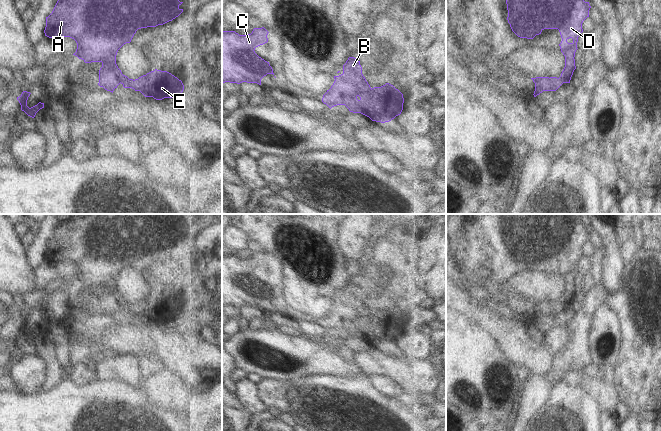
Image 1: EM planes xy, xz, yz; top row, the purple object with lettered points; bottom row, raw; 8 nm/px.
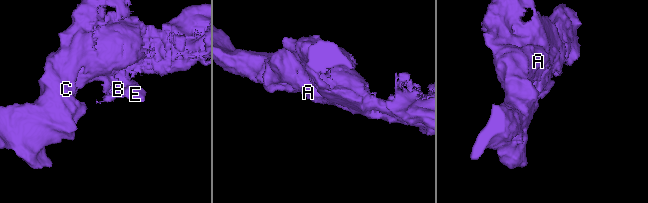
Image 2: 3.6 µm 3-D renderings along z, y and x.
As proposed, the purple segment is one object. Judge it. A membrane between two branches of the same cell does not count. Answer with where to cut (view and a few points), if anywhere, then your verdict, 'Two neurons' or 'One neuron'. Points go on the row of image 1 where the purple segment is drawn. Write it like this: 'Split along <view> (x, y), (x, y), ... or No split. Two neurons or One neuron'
No split. One neuron.

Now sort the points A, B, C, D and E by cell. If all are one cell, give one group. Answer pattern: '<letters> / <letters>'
A B C D E

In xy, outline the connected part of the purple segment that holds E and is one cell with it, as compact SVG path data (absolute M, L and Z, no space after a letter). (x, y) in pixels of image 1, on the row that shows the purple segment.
M58 0L52 13L46 17L44 33L54 40L59 37L74 39L77 49L73 55L85 63L101 62L98 85L107 91L113 93L121 83L124 88L140 91L145 97L178 99L184 85L177 77L155 69L138 79L129 79L118 68L116 55L124 44L131 42L138 29L163 25L178 17L183 12L179 8L182 3L179 0Z

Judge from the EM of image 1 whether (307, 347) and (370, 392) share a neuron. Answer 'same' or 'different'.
different

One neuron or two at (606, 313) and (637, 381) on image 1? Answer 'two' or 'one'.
two

